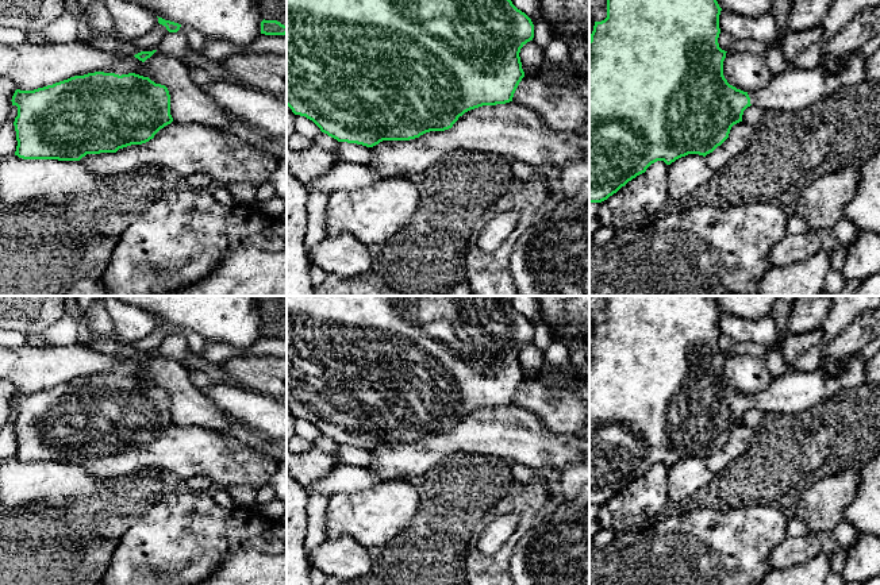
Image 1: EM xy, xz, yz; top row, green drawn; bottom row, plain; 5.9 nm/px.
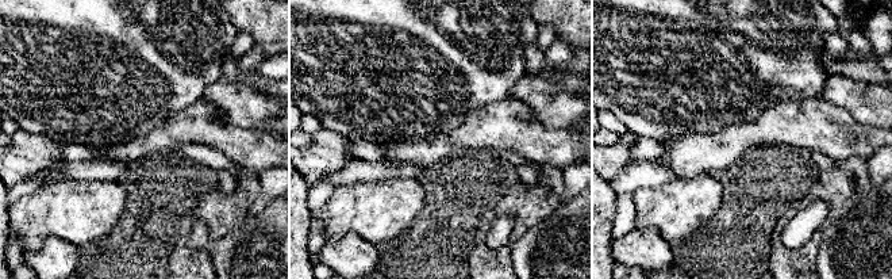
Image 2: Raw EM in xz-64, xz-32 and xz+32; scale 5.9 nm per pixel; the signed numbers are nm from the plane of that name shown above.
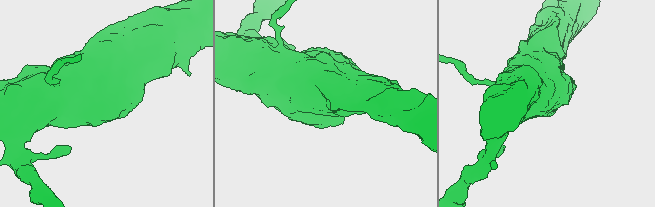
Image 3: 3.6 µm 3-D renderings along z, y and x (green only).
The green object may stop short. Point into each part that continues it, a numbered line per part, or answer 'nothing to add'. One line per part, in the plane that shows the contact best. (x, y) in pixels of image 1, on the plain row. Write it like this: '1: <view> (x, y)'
1: yz (795, 391)

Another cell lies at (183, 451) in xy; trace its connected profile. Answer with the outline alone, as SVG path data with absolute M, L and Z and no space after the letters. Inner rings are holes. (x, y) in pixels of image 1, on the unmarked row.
M177 426L161 431L153 442L116 455L87 457L80 463L91 476L107 480L157 469L188 480L208 477L223 489L269 485L277 462L230 434L197 426Z

